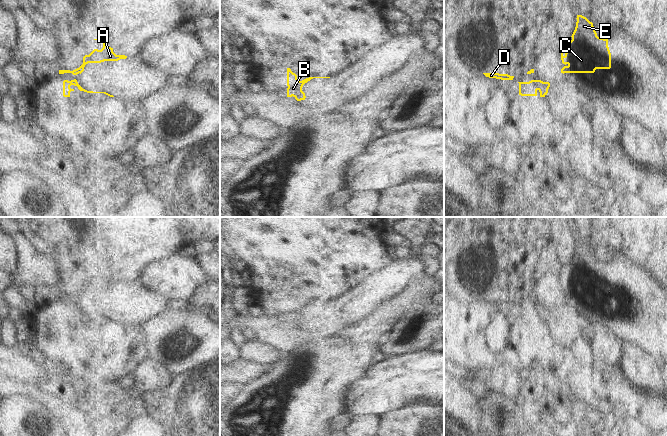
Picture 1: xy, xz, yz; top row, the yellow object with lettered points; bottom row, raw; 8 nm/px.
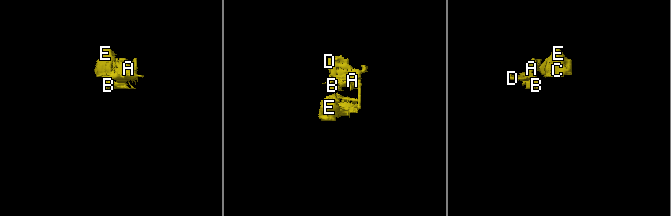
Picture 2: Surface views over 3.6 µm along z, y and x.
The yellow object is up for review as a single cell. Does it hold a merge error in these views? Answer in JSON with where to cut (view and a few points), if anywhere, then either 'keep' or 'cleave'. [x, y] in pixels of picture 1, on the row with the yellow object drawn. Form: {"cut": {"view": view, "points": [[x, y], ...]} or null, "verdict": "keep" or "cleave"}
{"cut": null, "verdict": "keep"}

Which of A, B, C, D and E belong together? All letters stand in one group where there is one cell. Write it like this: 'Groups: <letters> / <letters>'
Groups: A B C D E.

